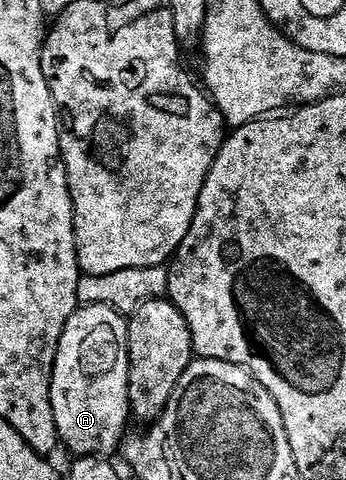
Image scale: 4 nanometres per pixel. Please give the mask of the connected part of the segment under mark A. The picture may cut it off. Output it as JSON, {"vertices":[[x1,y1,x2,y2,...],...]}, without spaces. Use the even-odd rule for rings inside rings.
{"vertices":[[90,303,88,305,77,305,76,311,68,317,62,328,62,336,56,345,56,355,52,361,52,391,50,392,52,411,54,412,54,424,56,425,56,437,61,447,69,450,69,455,79,456,82,454,94,454,97,456,111,455,111,450,121,445,125,437,124,425,130,422,130,411,128,409,128,323,125,315,115,310,106,303]]}

